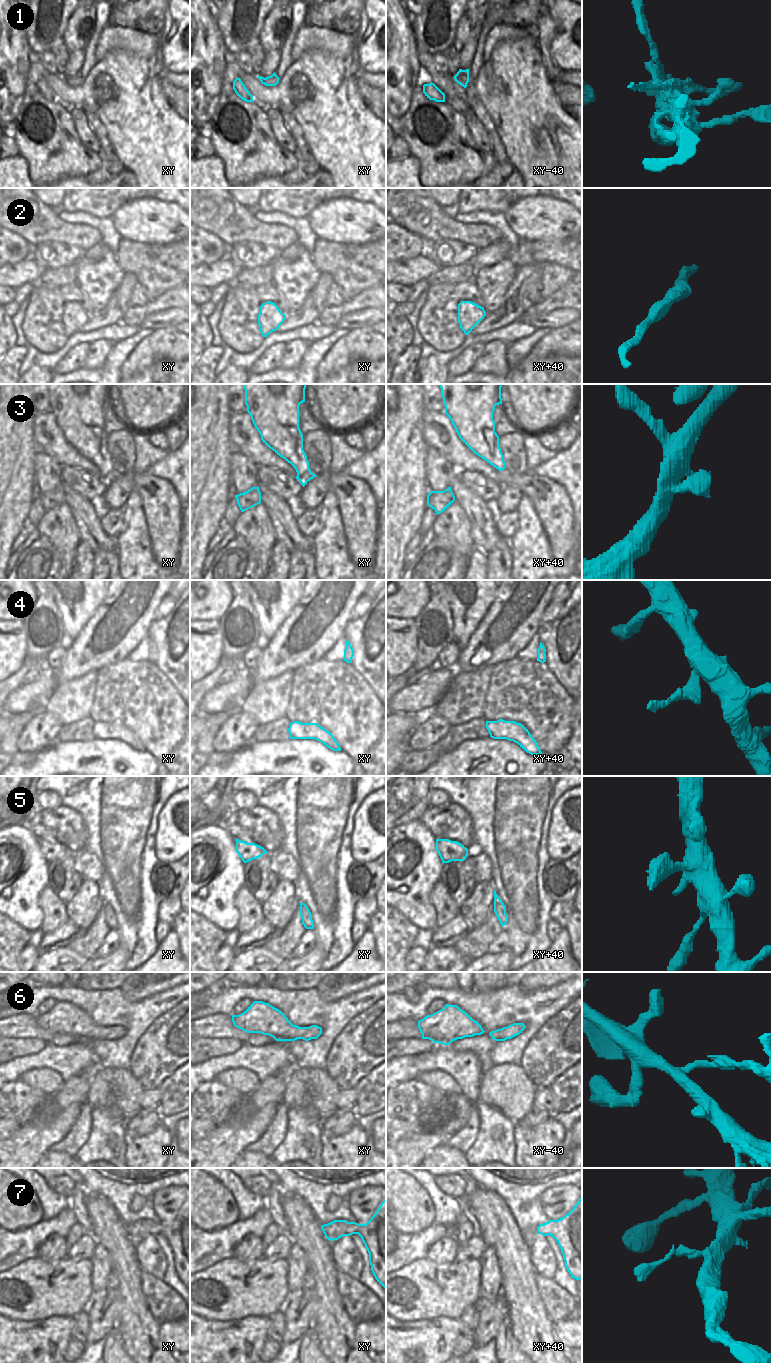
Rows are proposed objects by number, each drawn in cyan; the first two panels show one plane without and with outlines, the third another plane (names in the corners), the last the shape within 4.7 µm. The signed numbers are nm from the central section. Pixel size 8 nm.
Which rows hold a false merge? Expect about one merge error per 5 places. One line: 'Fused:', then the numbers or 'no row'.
Fused: 1, 4, 6

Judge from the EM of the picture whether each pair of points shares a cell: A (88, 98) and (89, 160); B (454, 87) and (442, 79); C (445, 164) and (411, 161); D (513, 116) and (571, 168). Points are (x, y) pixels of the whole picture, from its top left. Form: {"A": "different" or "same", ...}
{"A": "different", "B": "same", "C": "different", "D": "same"}

